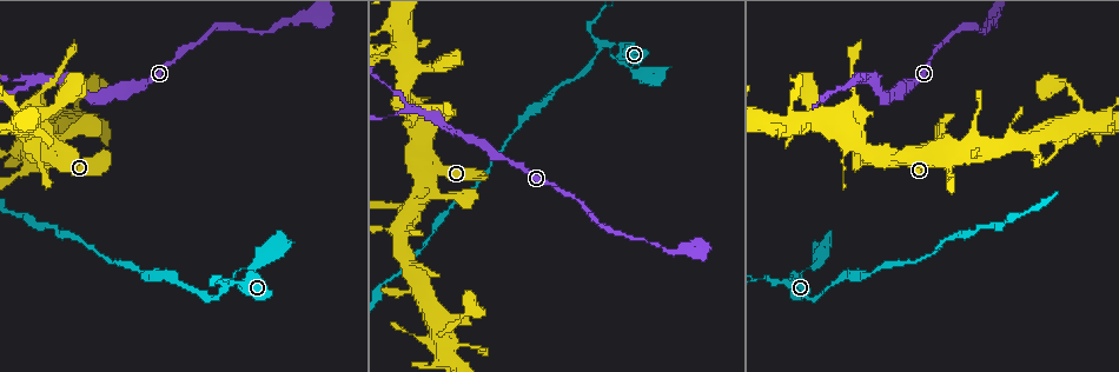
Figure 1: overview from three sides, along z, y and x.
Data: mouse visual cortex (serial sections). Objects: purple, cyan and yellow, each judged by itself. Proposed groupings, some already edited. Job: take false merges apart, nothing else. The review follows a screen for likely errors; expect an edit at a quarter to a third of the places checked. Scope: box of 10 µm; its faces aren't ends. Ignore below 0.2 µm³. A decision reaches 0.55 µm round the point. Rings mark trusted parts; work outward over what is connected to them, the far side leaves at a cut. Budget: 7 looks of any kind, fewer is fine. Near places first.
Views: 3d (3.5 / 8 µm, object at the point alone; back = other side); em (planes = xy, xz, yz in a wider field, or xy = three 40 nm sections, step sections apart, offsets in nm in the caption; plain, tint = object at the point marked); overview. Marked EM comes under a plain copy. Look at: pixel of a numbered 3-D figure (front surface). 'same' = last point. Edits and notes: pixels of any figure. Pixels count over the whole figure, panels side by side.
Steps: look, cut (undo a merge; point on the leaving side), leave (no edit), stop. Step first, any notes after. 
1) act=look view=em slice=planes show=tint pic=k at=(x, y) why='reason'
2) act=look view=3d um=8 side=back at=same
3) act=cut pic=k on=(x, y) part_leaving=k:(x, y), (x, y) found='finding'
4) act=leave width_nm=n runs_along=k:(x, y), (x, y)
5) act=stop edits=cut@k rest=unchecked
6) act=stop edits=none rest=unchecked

act=look view=3d um=8 pic=1 at=(408, 109) why='thin neck'

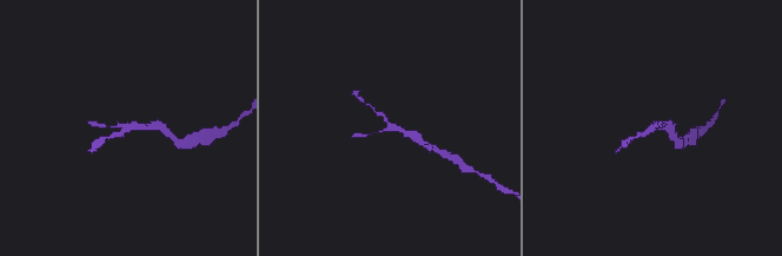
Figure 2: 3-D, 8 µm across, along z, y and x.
act=look view=3d um=3.5 at=same why='zoom in'

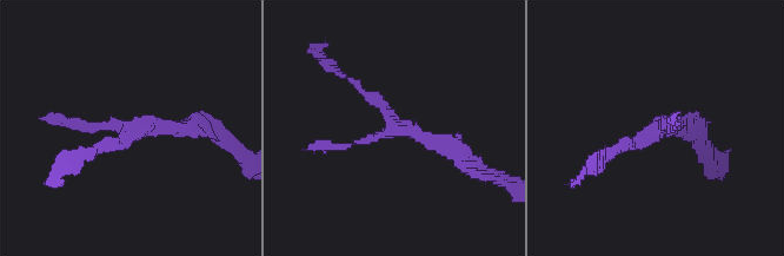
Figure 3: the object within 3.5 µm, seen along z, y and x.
act=look view=em slice=xy step=5 show=tint pic=3 at=(391, 128) arms=3 arm_widths_nm=100,100,200 why='shape alone is not enough'

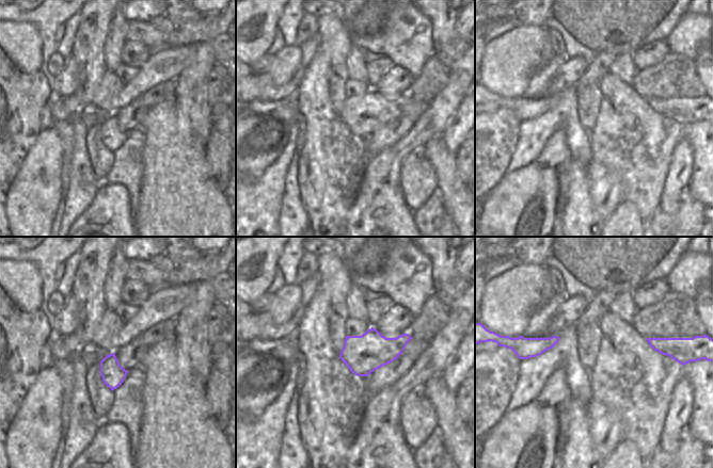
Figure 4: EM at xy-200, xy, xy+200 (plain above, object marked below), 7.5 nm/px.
act=leave width_nm=280 runs_along=3:(462, 159), (393, 126), (343, 74) found='one cell here'

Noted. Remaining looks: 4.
act=look view=3d um=3.5 pic=1 at=(405, 47) why='four or more arms meet'

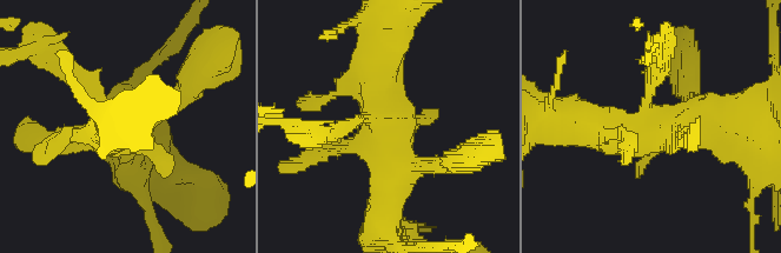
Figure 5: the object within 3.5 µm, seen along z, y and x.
act=look view=em slice=planes show=tint pic=5 at=(383, 128)

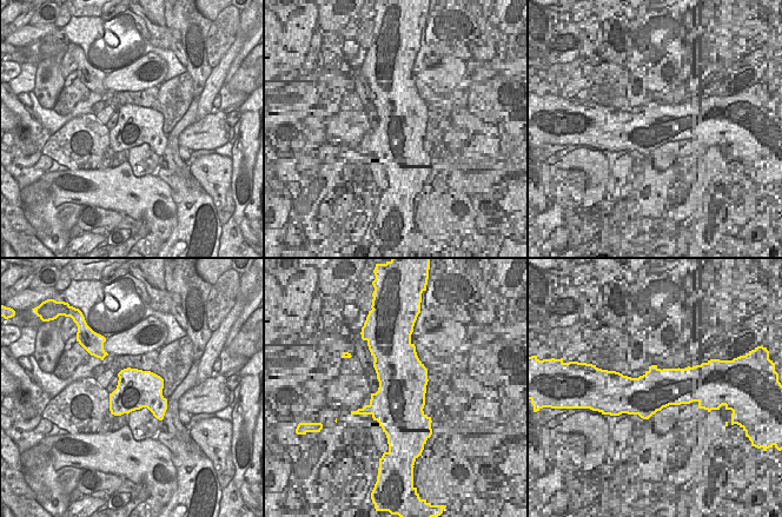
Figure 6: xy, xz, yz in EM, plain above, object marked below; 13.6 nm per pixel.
act=cut pic=5 on=(348, 124) part_leaving=5:(363, 119), (333, 122) found='a second cell is stuck on'

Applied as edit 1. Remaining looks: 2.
act=look view=3d um=8 pic=1 at=(213, 284) why='three-way junction'

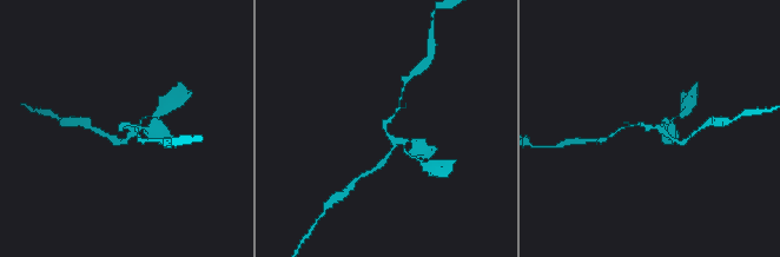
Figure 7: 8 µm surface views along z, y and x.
act=look view=em slice=xy step=3 show=tint at=same why='now the EM'

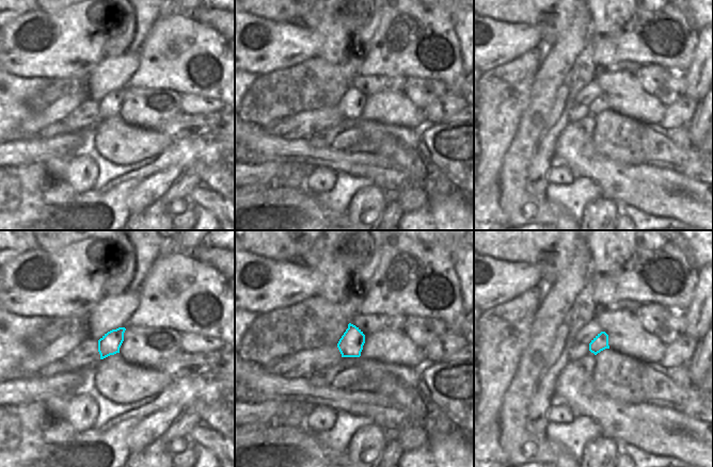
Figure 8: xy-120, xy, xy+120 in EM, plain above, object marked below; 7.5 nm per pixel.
act=leave width_nm=180 runs_along=7:(667, 129), (650, 129), (627, 123) found='one cell here'

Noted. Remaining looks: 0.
act=stop edits=cut@5 rest=unchecked

